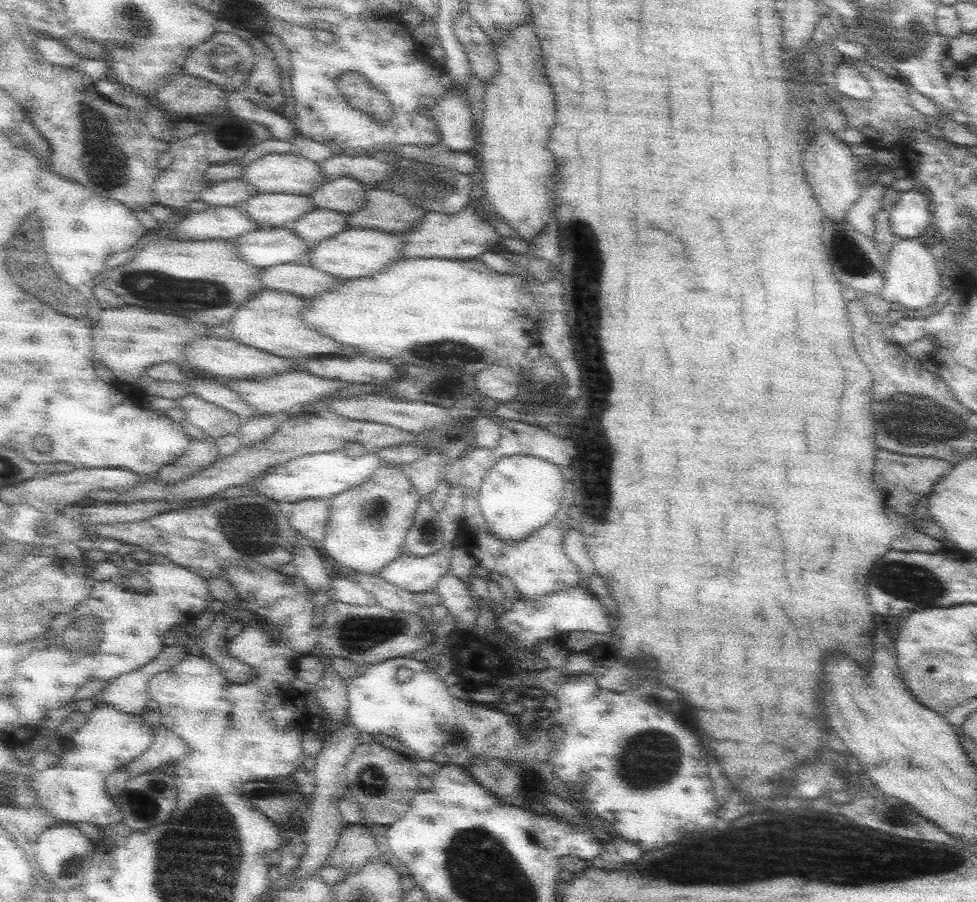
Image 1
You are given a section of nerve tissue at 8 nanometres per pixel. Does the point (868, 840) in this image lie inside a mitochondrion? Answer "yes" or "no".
no

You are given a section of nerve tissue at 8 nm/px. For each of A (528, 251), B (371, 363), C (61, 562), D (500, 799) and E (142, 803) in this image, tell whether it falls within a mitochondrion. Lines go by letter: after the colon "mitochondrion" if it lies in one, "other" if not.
A: other
B: other
C: other
D: other
E: mitochondrion

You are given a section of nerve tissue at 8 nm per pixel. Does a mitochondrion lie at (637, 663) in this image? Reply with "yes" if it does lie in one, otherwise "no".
no

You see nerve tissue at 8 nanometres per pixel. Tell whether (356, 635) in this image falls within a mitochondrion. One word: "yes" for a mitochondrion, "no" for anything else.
yes

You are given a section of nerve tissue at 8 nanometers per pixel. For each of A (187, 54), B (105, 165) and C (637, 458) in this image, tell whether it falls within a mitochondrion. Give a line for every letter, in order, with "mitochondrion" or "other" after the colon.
A: other
B: mitochondrion
C: other

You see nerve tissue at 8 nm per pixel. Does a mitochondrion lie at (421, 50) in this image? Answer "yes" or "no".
no

